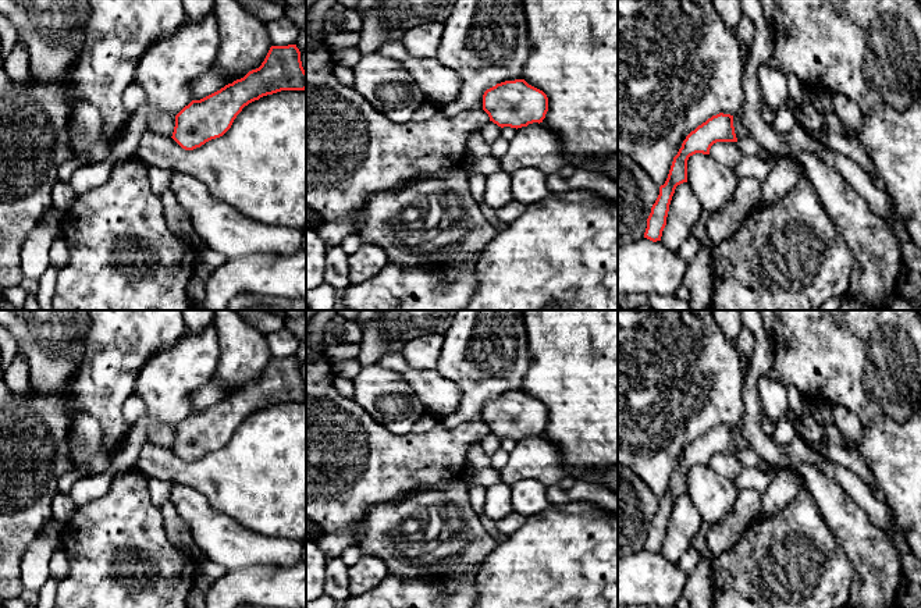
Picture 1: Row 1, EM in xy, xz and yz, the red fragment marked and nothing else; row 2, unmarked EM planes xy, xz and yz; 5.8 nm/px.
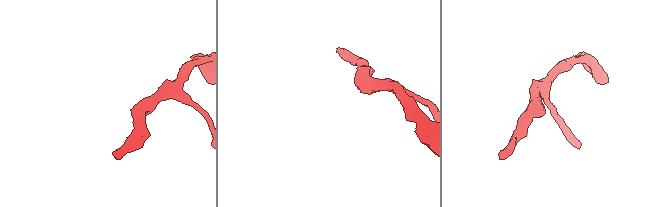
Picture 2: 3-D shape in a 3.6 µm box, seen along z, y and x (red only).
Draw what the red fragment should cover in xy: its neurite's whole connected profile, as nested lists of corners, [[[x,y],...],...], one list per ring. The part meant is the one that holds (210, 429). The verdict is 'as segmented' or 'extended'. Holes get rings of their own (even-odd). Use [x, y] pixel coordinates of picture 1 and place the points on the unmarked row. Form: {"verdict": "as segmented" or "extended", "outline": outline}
{"verdict": "as segmented", "outline": [[[296,356],[271,358],[264,373],[243,390],[192,412],[175,427],[173,451],[185,462],[223,448],[249,415],[281,402],[305,402],[306,383]]]}

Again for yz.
{"verdict": "as segmented", "outline": [[[723,424],[712,427],[686,448],[673,469],[665,495],[659,498],[659,506],[647,530],[644,550],[652,554],[661,552],[675,501],[678,497],[687,494],[689,469],[696,465],[710,466],[711,458],[716,454],[737,454],[733,427]]]}

